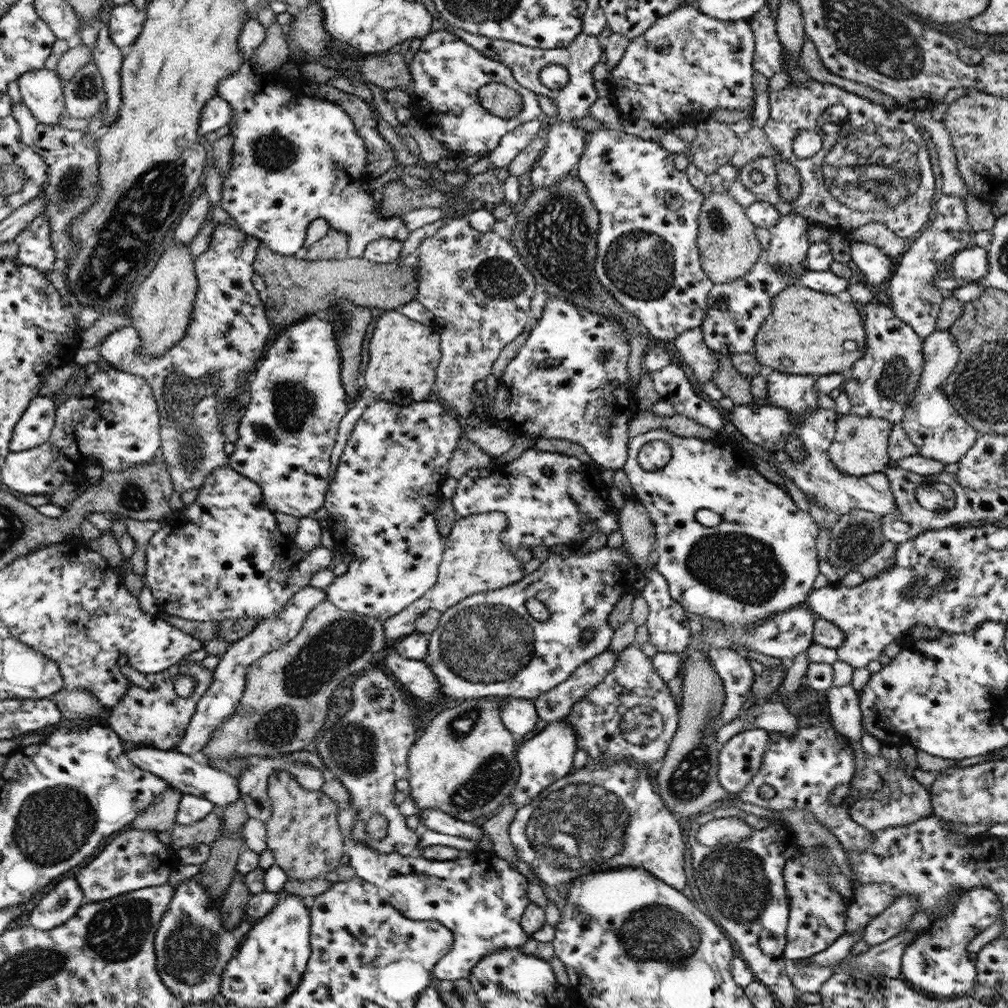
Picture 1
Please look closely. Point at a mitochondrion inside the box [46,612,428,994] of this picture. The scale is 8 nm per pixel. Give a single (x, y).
(190, 948)

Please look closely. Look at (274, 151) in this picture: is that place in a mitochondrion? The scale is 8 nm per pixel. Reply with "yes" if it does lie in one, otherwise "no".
yes

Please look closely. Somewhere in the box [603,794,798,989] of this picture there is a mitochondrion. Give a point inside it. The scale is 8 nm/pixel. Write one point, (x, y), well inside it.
(735, 882)

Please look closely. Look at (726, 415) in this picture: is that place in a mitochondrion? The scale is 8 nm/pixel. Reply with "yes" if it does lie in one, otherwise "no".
no

